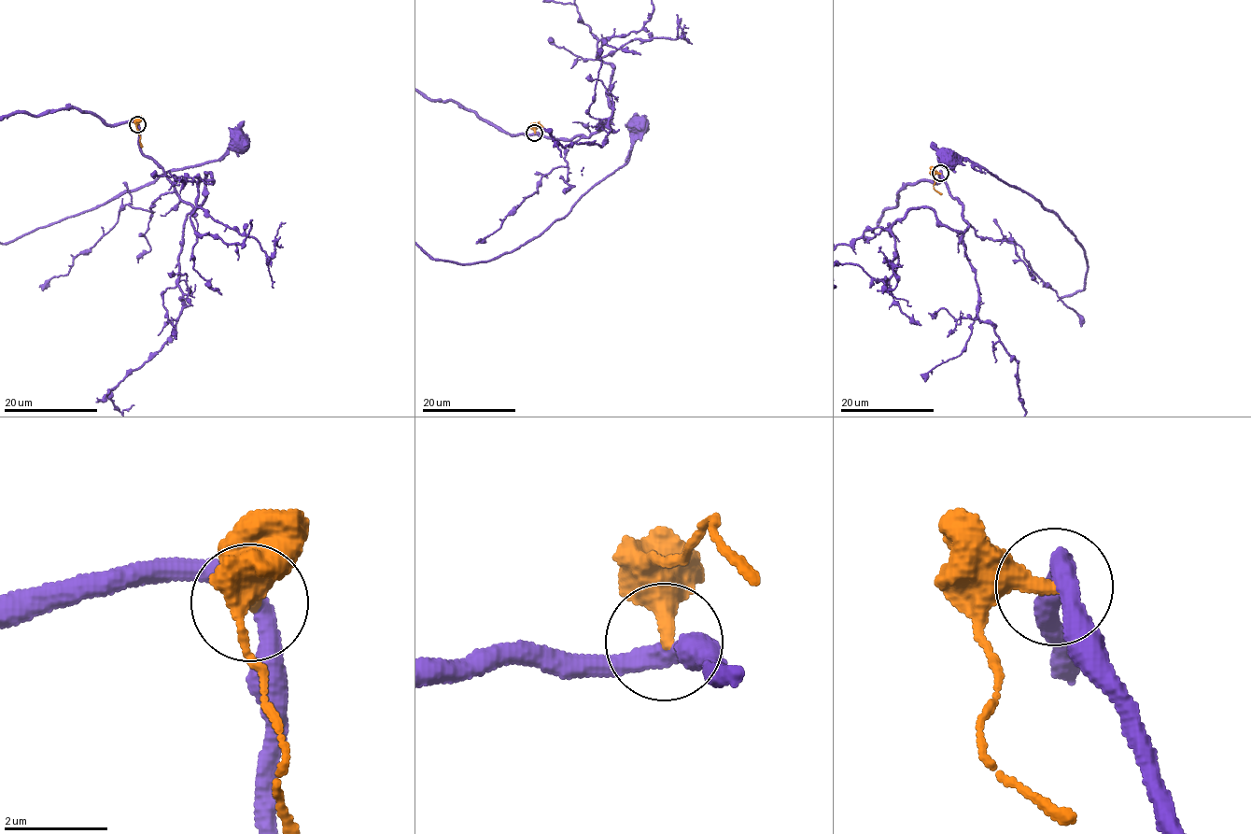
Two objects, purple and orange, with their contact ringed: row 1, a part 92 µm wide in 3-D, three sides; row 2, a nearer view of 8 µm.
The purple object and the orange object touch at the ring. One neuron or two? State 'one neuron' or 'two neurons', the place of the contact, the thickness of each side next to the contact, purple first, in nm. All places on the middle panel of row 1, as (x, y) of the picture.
two neurons; place (534, 133); calibres 360 and 320 nm

